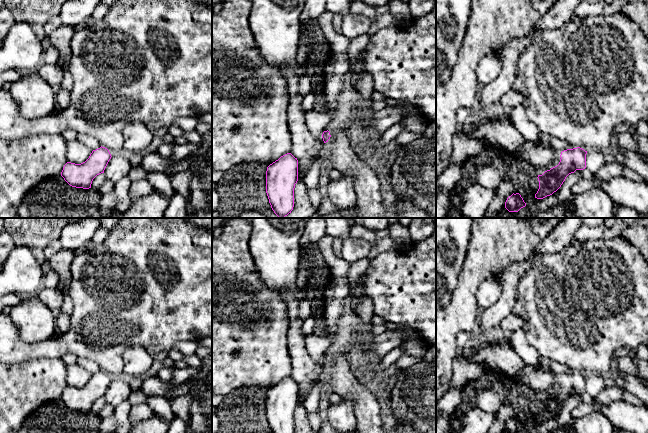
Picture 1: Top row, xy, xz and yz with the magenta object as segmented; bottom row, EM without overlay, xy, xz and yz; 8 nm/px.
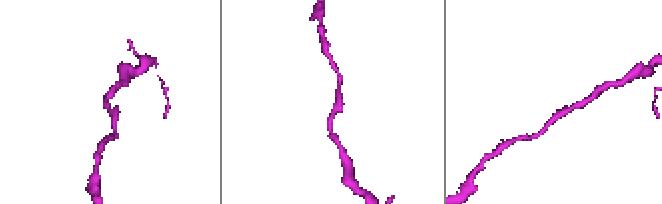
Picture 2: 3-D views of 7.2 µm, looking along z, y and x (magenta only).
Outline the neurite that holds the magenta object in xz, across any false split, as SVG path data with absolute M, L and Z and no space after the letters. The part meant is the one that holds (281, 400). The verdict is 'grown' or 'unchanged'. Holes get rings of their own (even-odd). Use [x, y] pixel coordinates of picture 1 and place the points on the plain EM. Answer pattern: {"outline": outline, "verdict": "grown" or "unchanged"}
{"outline": "M291 377L267 391L266 417L272 433L293 433L294 412L298 405L298 384Z", "verdict": "unchanged"}

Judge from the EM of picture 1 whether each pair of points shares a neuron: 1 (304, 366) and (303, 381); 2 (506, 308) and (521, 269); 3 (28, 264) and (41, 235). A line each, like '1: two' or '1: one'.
1: one
2: one
3: two

